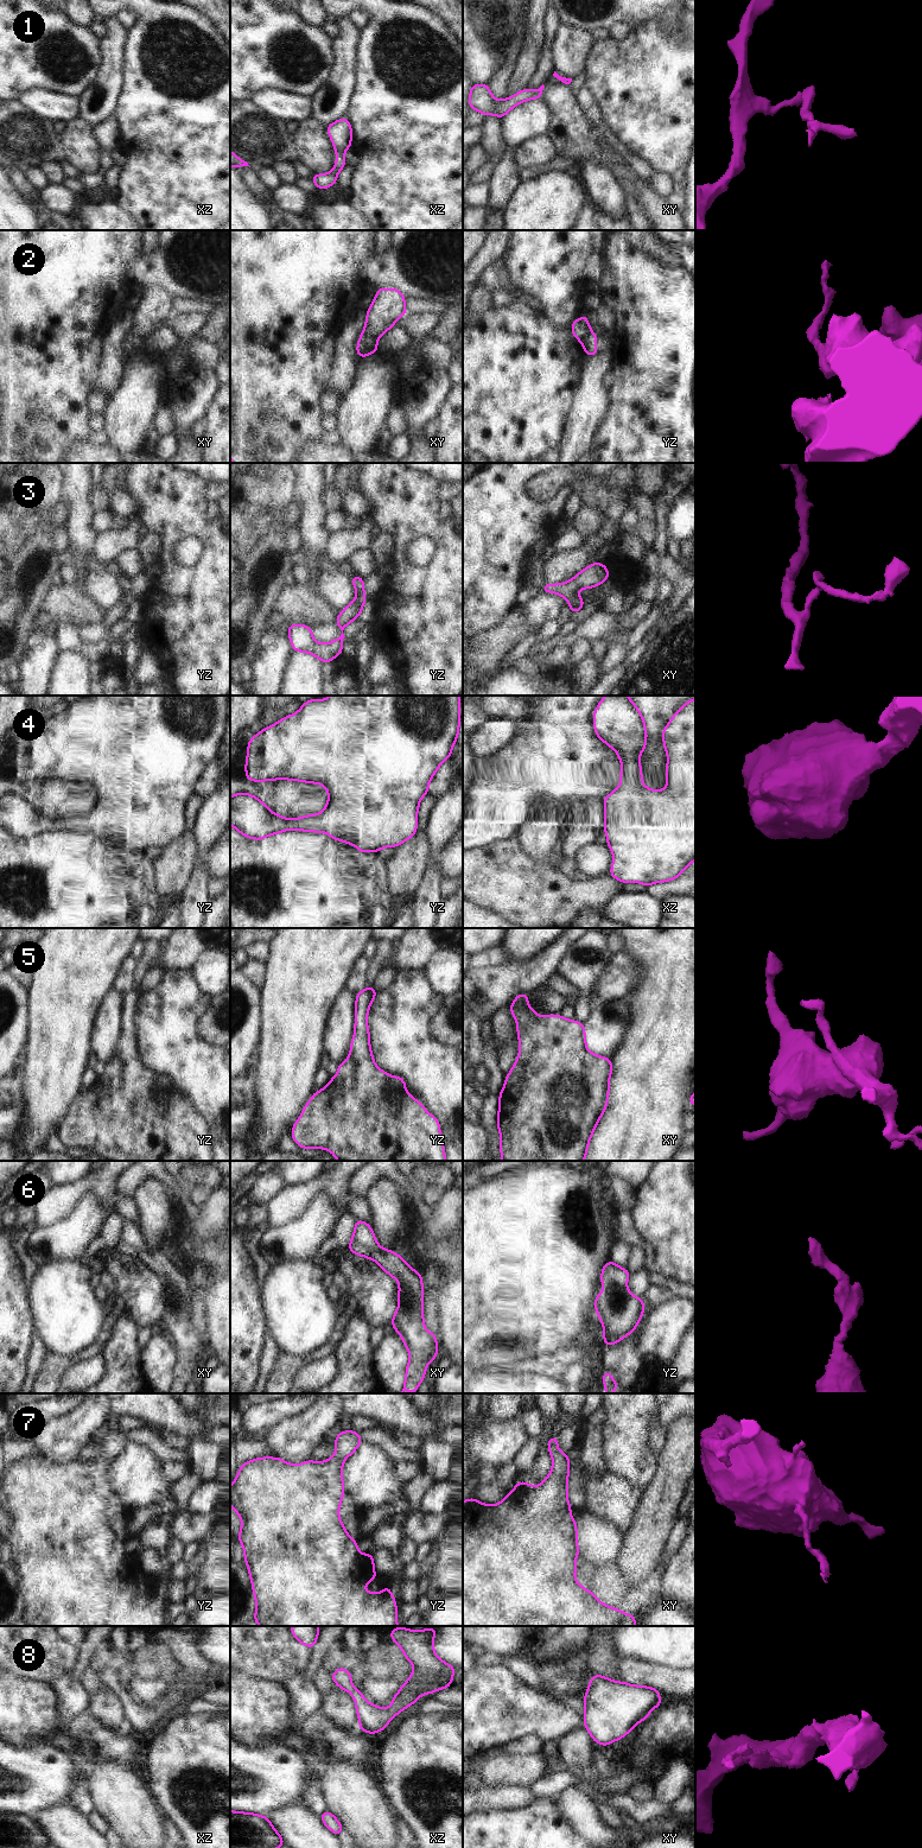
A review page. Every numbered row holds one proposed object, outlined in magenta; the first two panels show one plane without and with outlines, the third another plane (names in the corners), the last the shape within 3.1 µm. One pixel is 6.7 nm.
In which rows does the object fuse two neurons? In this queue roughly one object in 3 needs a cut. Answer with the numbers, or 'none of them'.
2

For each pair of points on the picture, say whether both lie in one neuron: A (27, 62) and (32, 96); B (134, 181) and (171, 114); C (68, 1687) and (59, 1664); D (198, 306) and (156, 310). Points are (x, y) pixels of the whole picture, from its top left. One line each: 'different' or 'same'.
A: different
B: same
C: different
D: same

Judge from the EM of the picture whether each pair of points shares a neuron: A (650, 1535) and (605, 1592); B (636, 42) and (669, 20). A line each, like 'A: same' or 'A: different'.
A: different
B: different

